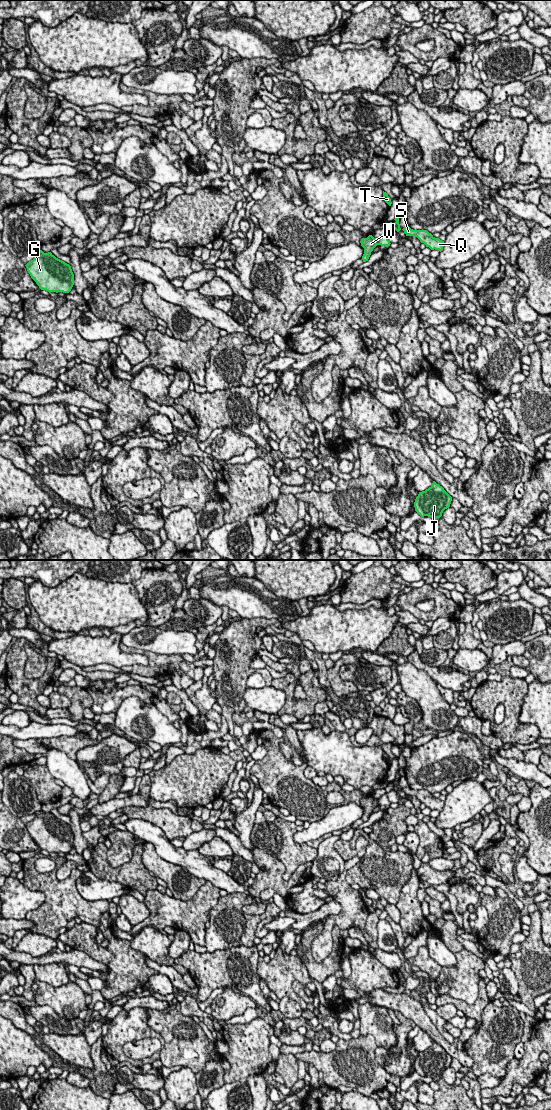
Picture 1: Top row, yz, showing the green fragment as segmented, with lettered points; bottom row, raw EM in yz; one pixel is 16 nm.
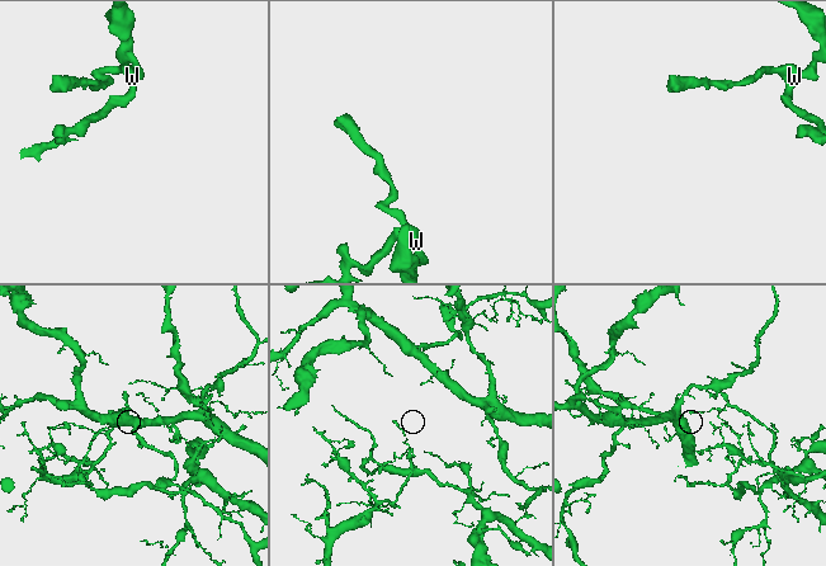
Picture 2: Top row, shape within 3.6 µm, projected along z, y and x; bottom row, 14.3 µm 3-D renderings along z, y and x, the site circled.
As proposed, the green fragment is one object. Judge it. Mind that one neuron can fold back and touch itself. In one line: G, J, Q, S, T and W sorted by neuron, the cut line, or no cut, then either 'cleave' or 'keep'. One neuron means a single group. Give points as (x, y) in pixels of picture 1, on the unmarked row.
G J W / Q S T | yz (376, 799), (378, 804) | cleave

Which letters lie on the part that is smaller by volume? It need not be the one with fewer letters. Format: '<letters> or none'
Q, S, T

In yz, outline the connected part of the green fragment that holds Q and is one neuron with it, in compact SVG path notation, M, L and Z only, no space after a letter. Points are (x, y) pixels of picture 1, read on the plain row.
M406 786L402 789L406 796L417 797L421 803L424 803L426 807L429 807L431 810L443 810L444 801L439 798L435 798L431 793L426 790L413 790L409 786Z

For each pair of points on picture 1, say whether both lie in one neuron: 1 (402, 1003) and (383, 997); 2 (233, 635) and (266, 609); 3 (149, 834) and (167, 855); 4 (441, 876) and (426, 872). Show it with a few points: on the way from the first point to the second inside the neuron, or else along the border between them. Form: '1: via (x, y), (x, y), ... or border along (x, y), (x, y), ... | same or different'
1: via (397, 1002), (388, 1000) | same
2: border along (243, 617), (275, 618), (279, 622) | different
3: via (154, 838), (166, 850) | same
4: via (437, 876), (430, 875) | same

